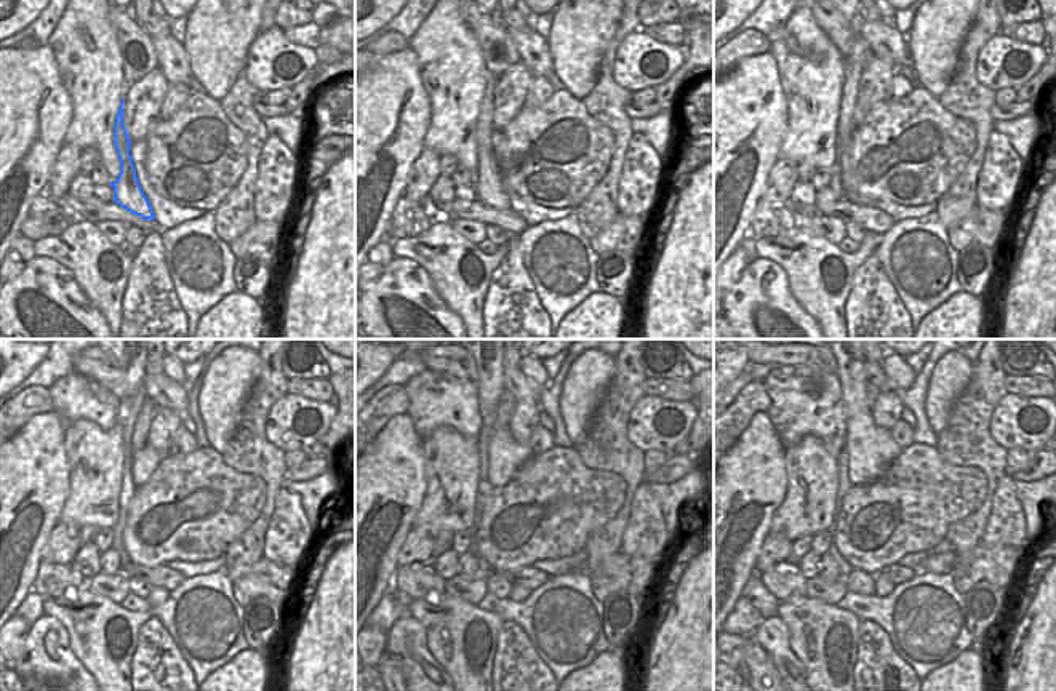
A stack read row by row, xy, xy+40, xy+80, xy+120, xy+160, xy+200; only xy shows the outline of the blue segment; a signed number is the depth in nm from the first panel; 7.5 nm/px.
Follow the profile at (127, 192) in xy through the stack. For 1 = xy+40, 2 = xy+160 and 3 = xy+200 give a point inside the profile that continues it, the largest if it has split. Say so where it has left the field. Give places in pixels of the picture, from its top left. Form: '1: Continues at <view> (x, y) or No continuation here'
1: Continues at xy+40 (488, 189)
2: Continues at xy+160 (492, 419)
3: Continues at xy+200 (844, 479)

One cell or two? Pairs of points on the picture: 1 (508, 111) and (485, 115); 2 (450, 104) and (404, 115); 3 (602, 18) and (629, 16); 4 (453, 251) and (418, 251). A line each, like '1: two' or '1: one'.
1: two
2: two
3: two
4: one

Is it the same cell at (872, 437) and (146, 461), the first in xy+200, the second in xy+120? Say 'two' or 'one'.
one

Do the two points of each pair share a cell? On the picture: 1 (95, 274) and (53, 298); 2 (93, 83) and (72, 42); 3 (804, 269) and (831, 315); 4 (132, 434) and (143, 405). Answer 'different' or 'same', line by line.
1: different
2: same
3: same
4: same

